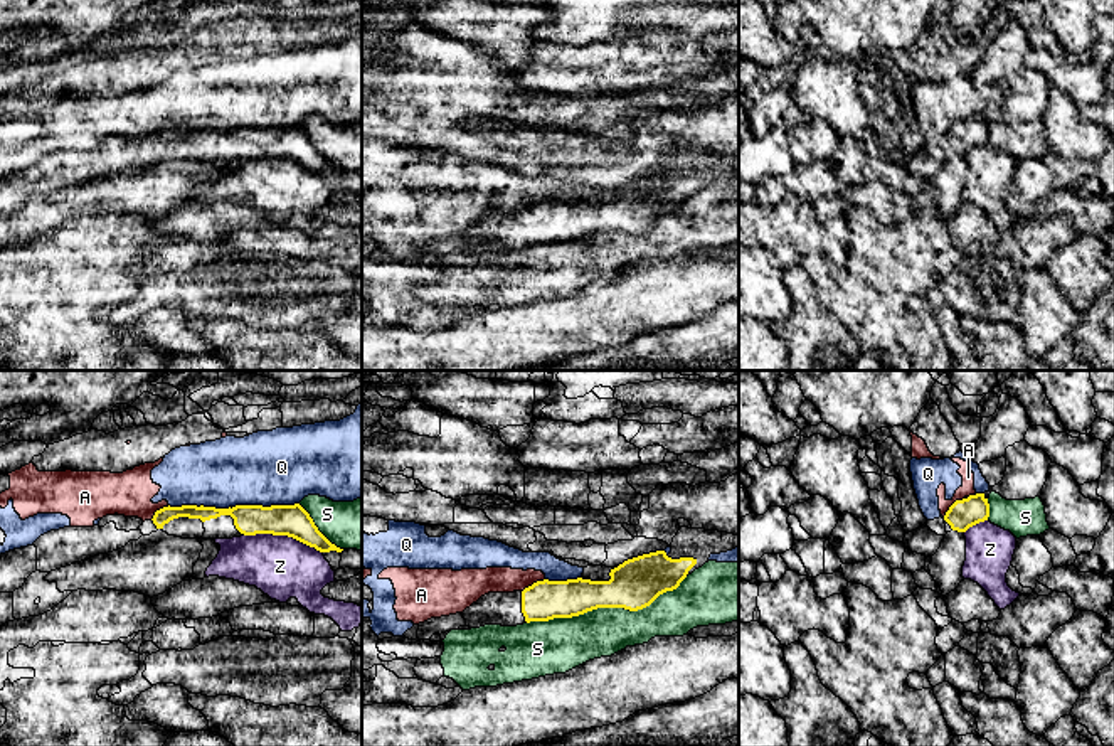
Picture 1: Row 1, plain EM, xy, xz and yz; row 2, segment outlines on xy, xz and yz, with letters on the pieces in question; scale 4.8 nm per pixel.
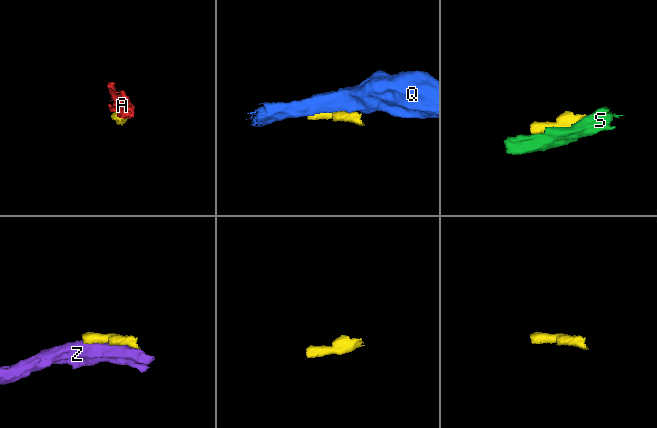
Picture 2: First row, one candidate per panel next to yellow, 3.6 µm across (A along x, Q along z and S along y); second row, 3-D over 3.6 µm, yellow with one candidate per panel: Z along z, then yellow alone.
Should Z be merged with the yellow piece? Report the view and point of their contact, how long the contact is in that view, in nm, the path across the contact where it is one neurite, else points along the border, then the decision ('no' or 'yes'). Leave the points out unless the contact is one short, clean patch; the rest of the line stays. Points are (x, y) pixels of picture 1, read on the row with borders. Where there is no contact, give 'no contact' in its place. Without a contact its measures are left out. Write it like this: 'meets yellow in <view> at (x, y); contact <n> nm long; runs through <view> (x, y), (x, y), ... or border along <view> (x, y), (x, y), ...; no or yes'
meets yellow in xy at (283, 534); contact 380 nm long; no

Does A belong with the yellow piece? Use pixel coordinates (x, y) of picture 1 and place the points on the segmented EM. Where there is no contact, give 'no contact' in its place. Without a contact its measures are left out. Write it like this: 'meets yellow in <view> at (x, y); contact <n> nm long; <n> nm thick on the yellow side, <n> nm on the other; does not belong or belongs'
meets yellow in yz at (951, 506); contact 140 nm long; 140 nm thick on the yellow side, 60 nm on the other; does not belong

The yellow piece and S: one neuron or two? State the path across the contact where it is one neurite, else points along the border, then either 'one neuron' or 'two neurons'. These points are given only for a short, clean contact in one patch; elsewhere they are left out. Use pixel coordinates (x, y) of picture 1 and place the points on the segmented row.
two neurons

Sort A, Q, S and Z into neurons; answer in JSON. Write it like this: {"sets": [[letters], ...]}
{"sets": [["A", "Q"], ["S"], ["Z"]]}

